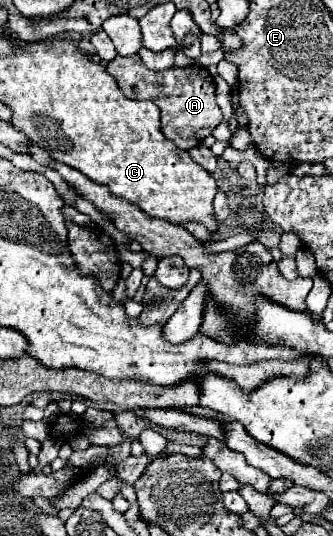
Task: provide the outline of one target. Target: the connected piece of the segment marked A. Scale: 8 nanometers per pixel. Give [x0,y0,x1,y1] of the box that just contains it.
[107,56,223,150]

